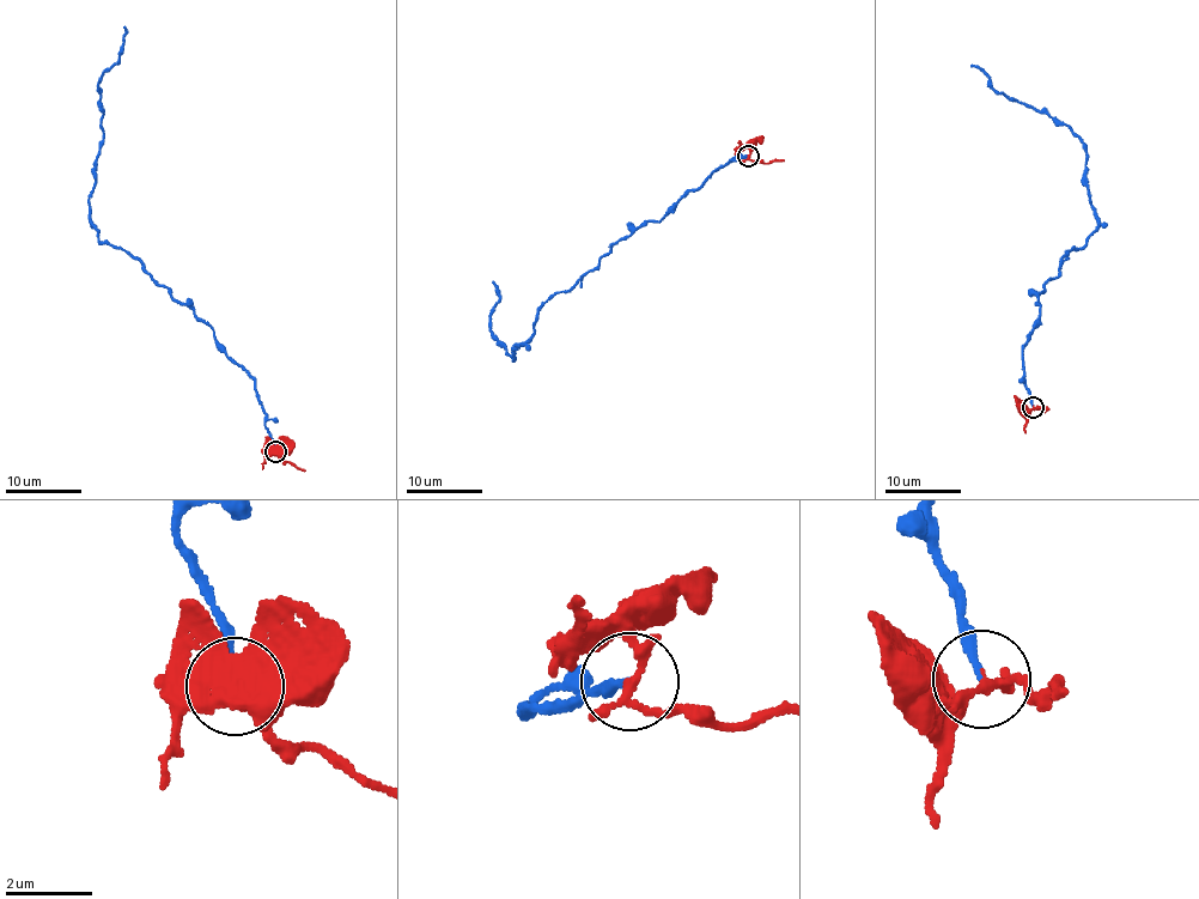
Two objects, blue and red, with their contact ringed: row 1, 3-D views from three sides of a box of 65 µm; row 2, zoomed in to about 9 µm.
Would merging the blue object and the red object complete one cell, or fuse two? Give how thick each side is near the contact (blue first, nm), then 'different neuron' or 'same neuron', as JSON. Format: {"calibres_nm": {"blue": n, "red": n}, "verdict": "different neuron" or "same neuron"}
{"calibres_nm": {"blue": 130, "red": 170}, "verdict": "different neuron"}

